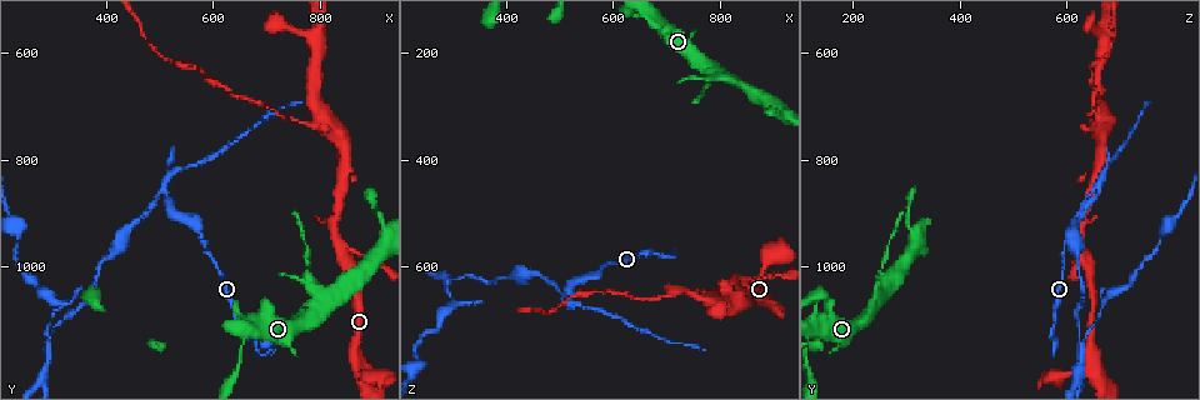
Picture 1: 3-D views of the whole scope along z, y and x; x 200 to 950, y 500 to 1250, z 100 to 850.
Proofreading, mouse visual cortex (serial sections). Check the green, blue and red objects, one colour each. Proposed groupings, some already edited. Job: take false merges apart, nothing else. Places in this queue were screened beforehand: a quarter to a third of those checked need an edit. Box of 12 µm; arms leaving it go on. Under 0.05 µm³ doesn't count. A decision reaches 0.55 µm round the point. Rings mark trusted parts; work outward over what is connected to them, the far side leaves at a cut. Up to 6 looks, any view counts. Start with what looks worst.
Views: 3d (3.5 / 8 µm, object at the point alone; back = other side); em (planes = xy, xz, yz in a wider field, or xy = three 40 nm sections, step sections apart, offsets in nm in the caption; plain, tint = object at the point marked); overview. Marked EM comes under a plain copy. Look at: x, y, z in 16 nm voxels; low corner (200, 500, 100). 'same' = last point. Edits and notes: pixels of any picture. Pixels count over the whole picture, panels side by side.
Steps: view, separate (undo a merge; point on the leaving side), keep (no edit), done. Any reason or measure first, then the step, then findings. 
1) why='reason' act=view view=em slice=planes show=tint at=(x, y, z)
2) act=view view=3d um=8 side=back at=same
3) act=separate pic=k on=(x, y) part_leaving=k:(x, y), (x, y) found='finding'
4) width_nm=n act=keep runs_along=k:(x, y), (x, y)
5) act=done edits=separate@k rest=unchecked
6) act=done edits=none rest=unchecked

why='three-way junction' act=view view=3d um=3.5 at=(515, 860, 655)

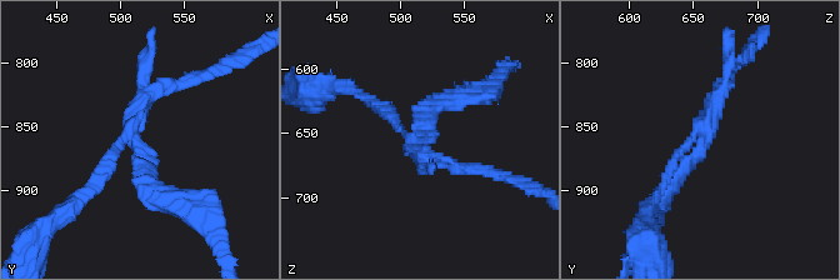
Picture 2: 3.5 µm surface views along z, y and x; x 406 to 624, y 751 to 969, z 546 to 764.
arms=3 arm_widths_nm=150,200,250 why='now the EM' act=view view=em slice=xy step=5 show=tint at=(510, 856, 658)

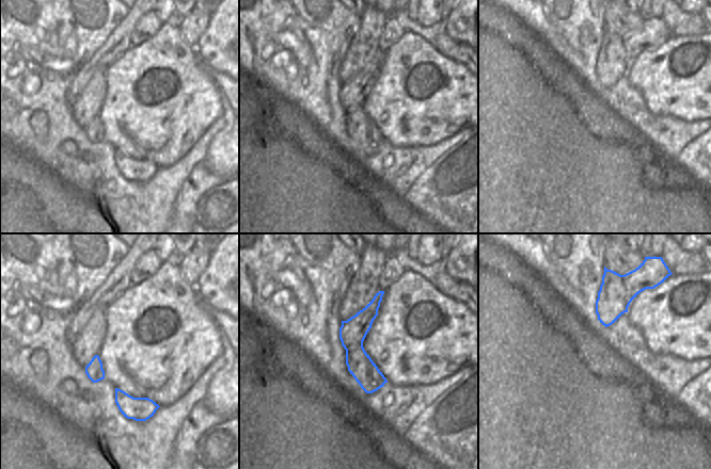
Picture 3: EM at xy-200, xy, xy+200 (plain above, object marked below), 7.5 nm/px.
act=keep runs_along=3:(379, 295), (357, 327), (368, 390) found='one cell here'

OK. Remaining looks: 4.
why='two arms in line, one across' act=view view=3d um=3.5 at=(290, 1140, 625)

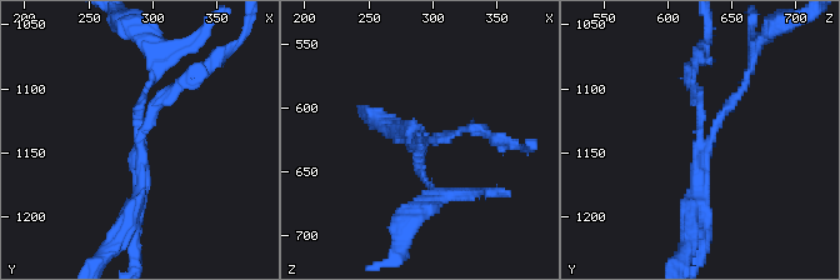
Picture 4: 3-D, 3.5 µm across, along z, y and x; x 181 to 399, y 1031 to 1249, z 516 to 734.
arms=3 arm_widths_nm=100,100,200 why='now the EM' act=view view=em slice=xy step=3 show=tint at=(290, 1136, 622)

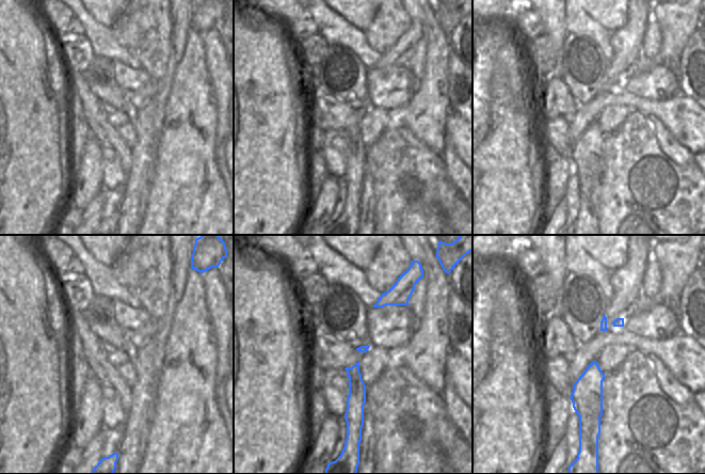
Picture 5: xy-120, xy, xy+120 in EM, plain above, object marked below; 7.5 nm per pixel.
act=keep runs_along=4:(471, 129), (421, 138), (429, 186) found='continuous, no second cell'

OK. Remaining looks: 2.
act=view view=3d um=8 at=(840, 970, 625)

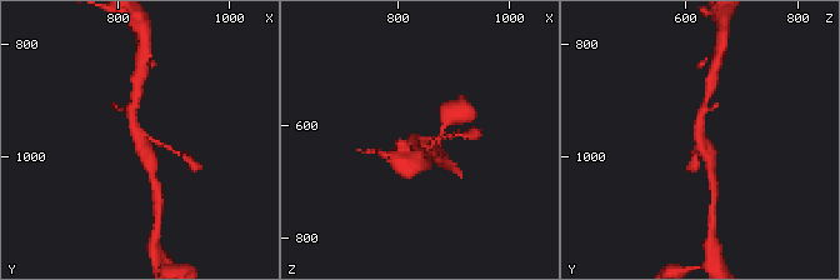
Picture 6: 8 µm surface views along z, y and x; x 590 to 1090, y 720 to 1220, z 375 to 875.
arms=3 arm_widths_nm=150,250,300 why='need the tissue' act=view view=em slice=xy step=3 show=tint at=(845, 970, 625)

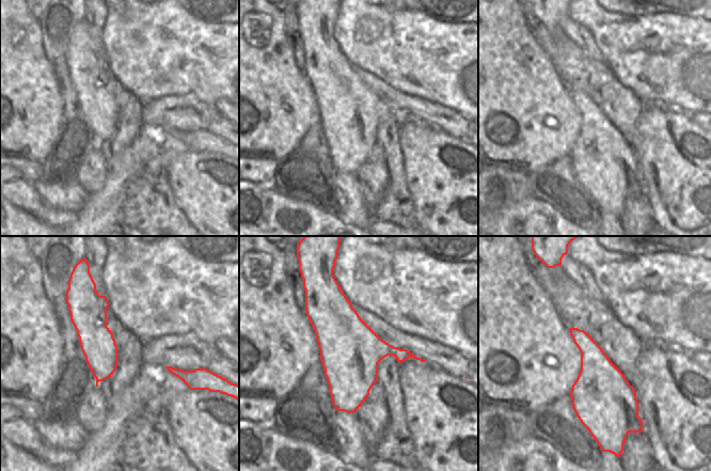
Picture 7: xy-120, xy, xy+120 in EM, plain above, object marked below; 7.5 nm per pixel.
act=keep runs_along=6:(151, 173), (133, 108) found='all the same cell'

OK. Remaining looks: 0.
act=done edits=none rest=unchecked

